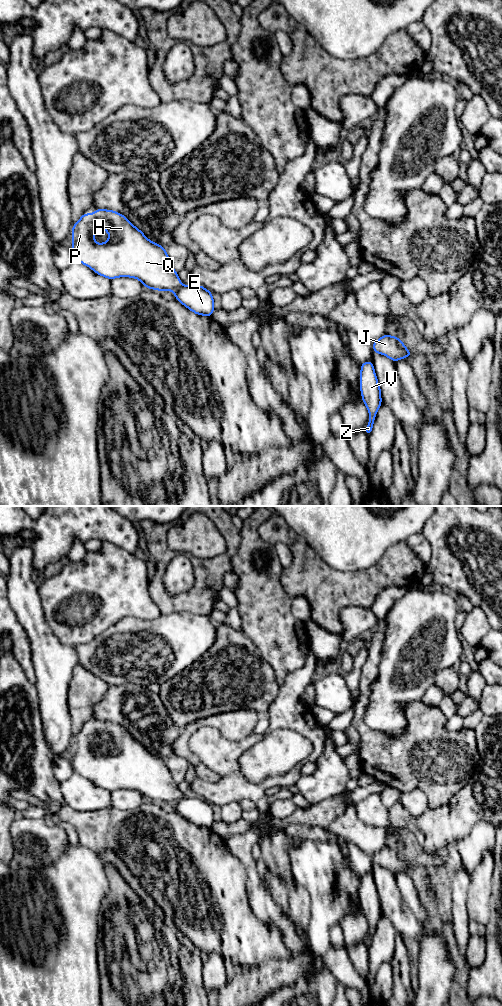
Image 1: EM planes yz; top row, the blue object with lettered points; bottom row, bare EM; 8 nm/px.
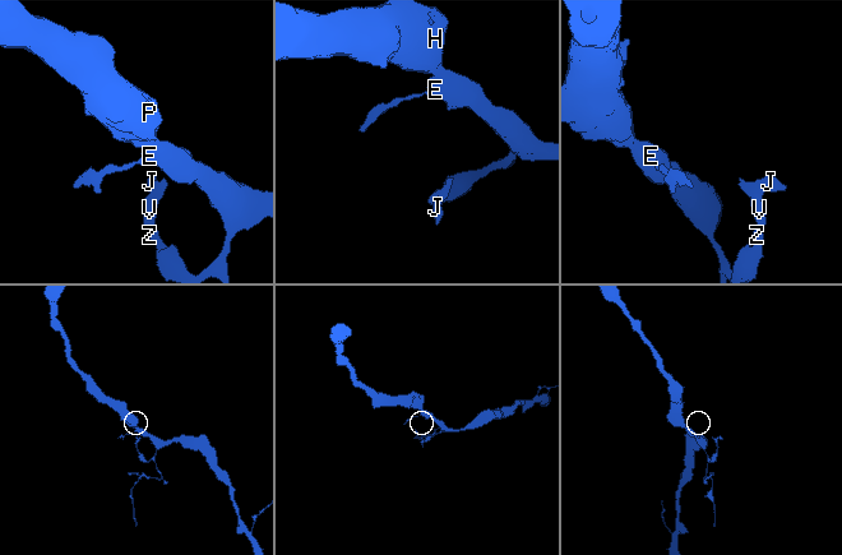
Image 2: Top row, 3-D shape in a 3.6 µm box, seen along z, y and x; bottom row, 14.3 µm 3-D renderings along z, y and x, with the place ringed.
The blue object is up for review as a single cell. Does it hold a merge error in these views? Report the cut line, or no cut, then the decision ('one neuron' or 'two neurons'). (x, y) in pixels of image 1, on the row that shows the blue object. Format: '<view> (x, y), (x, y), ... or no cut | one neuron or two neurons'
no cut | one neuron

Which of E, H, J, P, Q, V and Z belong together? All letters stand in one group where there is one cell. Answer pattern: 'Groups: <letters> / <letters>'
Groups: E H J P Q V Z

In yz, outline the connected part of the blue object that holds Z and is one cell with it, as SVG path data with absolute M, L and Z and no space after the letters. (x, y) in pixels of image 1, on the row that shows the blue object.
M372 361L361 364L360 390L363 403L369 412L369 423L365 428L365 434L369 436L373 429L376 413L382 404L381 389L375 374Z

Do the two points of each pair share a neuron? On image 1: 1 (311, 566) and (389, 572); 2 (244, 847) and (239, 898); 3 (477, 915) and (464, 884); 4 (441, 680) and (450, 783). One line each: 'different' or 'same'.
1: same
2: different
3: different
4: different

